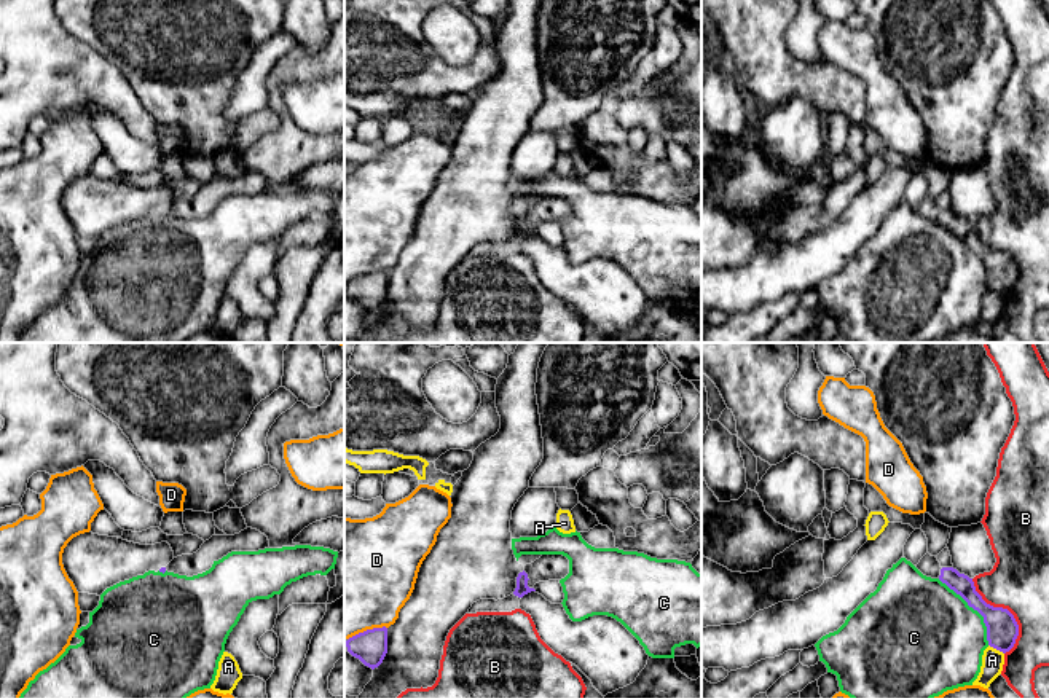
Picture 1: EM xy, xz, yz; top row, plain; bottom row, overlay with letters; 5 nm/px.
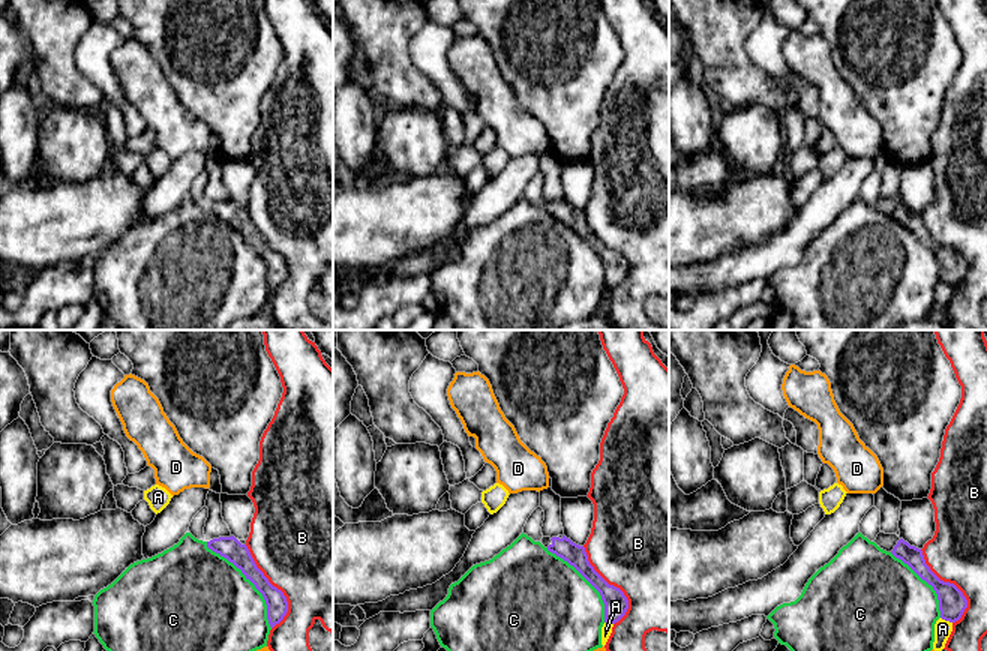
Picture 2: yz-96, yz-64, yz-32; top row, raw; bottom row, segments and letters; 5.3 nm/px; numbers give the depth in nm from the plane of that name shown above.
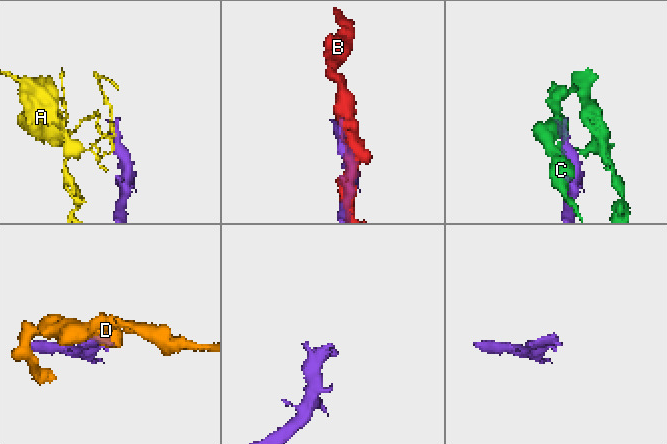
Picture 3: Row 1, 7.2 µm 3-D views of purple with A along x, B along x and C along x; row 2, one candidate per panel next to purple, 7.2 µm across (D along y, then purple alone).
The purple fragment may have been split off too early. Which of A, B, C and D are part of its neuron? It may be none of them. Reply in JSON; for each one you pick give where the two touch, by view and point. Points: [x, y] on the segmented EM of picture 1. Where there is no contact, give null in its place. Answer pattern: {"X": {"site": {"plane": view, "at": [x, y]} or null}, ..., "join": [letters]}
{"join": []}

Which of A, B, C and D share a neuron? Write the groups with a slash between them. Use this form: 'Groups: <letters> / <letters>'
Groups: A / B / C / D

